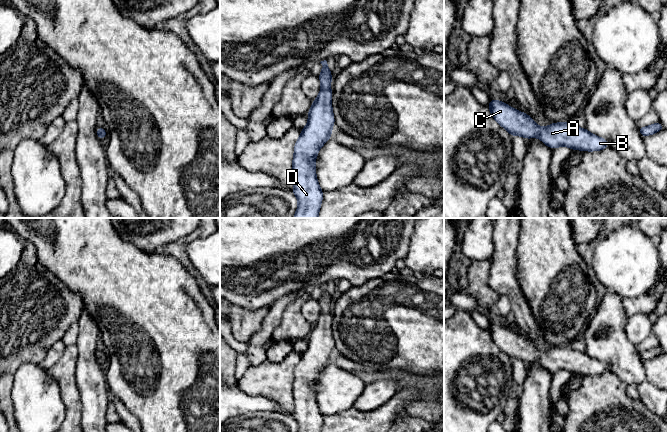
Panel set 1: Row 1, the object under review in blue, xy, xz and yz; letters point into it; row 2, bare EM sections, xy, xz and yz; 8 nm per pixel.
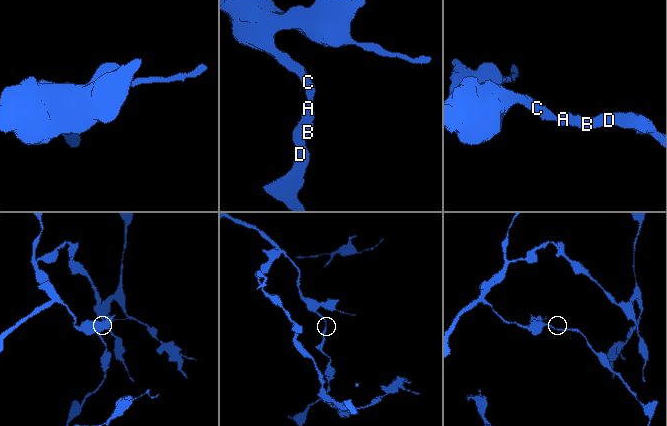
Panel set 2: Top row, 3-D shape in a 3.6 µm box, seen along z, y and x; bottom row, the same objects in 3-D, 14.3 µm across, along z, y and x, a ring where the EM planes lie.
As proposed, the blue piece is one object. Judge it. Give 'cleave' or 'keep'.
keep

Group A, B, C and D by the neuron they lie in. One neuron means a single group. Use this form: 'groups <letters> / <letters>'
groups A B C D

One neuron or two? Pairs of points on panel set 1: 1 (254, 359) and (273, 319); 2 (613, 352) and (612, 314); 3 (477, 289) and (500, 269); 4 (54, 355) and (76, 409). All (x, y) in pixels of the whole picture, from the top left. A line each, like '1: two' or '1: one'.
1: one
2: one
3: two
4: two

